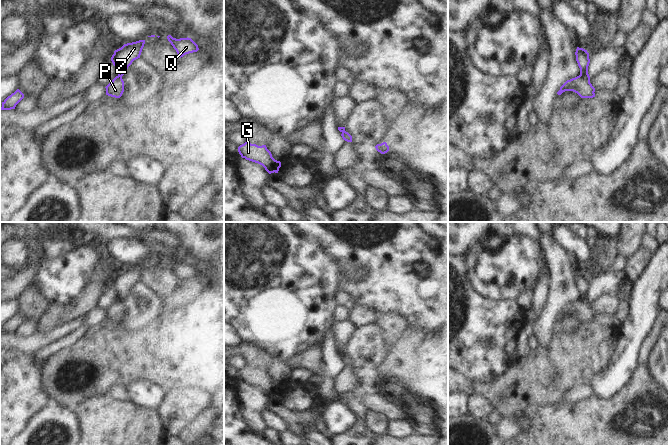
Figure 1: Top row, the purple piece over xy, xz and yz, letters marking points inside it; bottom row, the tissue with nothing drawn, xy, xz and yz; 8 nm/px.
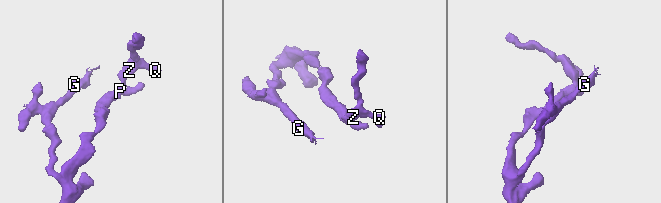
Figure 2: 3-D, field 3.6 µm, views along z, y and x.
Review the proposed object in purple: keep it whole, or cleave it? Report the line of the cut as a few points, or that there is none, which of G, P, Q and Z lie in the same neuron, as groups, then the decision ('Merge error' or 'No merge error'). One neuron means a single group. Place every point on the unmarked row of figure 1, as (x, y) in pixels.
Split along yz (579, 299), (589, 304). Groups: G P / Q Z. Merge error.

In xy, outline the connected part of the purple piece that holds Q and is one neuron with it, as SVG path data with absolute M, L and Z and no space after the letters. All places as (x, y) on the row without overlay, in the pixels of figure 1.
M168 259L167 263L176 274L180 282L186 278L197 276L199 274L198 269L191 262L187 261L176 263L171 259Z

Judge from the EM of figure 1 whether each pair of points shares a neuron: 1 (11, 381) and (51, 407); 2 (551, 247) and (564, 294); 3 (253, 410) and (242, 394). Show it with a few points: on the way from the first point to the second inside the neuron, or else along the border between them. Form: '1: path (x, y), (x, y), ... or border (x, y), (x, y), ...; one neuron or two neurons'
1: border (49, 401), (28, 419); two neurons
2: path (558, 259), (561, 265), (561, 282); one neuron
3: path (252, 406), (246, 398); one neuron

